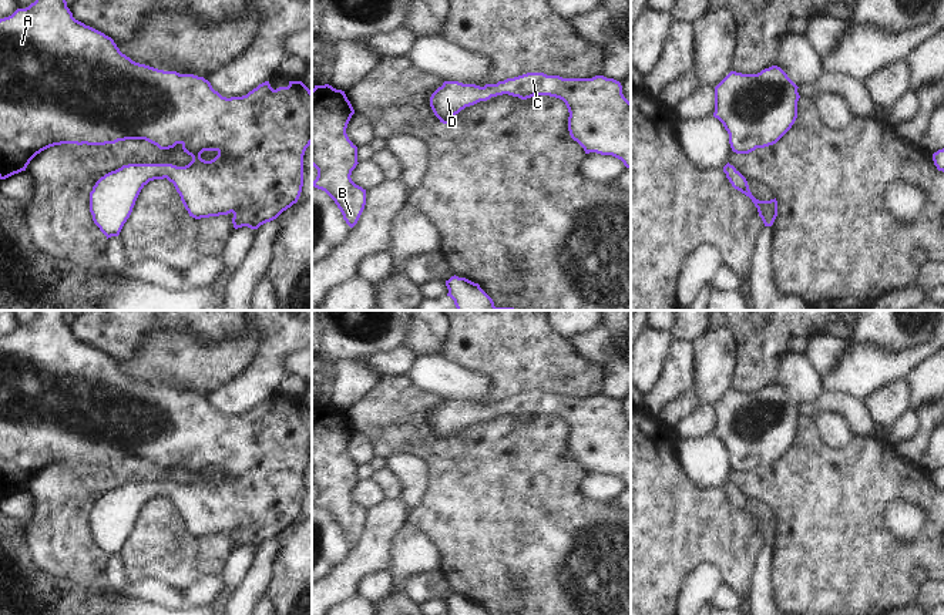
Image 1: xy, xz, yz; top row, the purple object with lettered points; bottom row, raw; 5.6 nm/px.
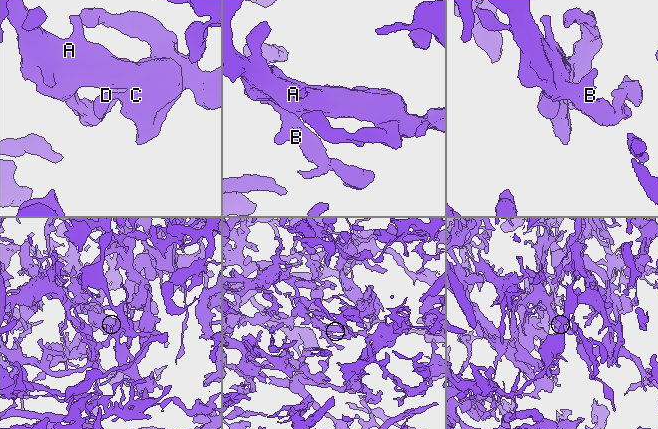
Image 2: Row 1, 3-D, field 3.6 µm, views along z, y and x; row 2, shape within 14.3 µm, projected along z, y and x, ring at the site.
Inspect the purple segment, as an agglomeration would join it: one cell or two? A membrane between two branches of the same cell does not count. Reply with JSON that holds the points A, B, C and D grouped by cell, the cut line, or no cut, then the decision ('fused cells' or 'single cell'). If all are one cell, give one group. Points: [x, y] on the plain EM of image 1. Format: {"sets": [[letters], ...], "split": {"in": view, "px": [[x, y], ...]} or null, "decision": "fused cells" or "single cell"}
{"sets": [["A", "B", "C", "D"]], "split": null, "decision": "single cell"}

